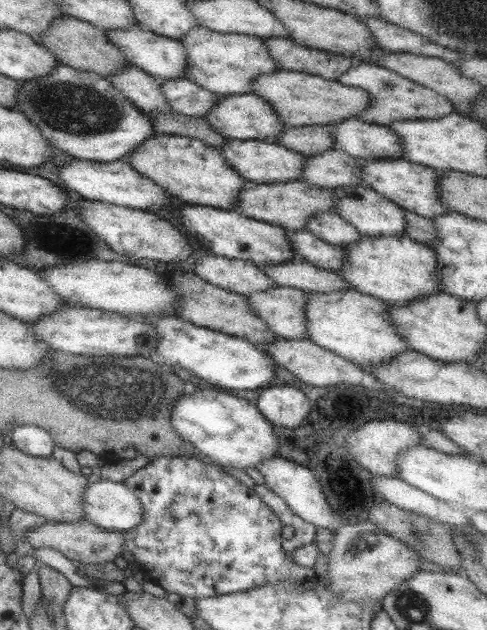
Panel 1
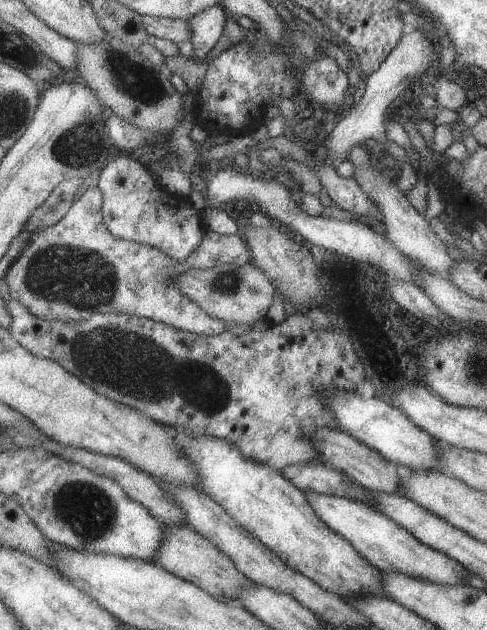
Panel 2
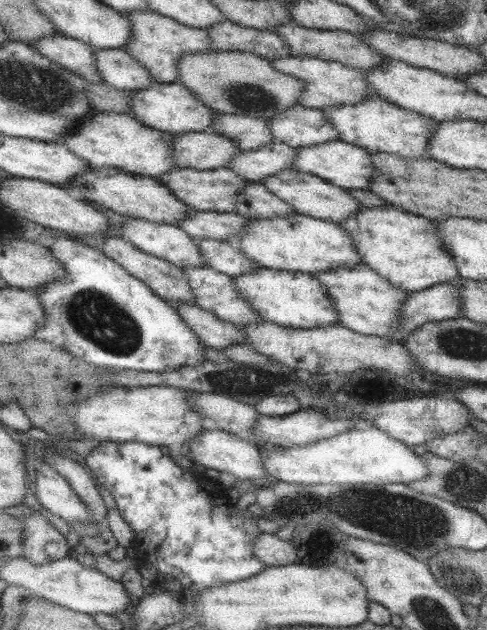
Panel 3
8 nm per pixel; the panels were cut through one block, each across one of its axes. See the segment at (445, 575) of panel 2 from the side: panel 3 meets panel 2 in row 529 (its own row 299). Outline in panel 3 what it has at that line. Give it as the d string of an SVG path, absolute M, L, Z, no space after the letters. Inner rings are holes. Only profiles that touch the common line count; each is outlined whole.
M343 266L337 270L317 272L313 274L317 282L323 286L333 310L337 312L337 324L363 334L363 336L387 336L391 330L399 326L399 308L407 298L407 292L393 288L385 278L373 272L367 266Z

